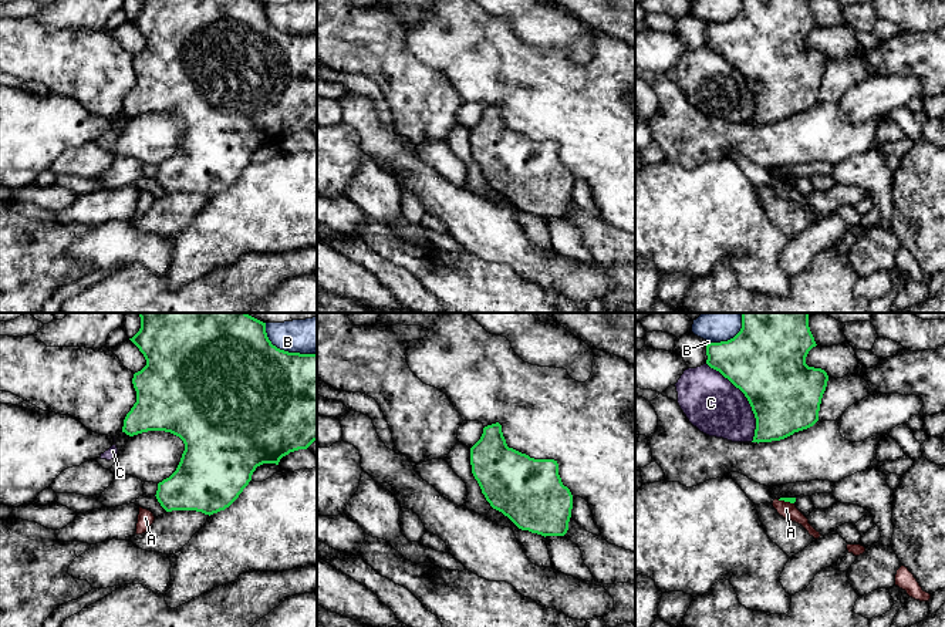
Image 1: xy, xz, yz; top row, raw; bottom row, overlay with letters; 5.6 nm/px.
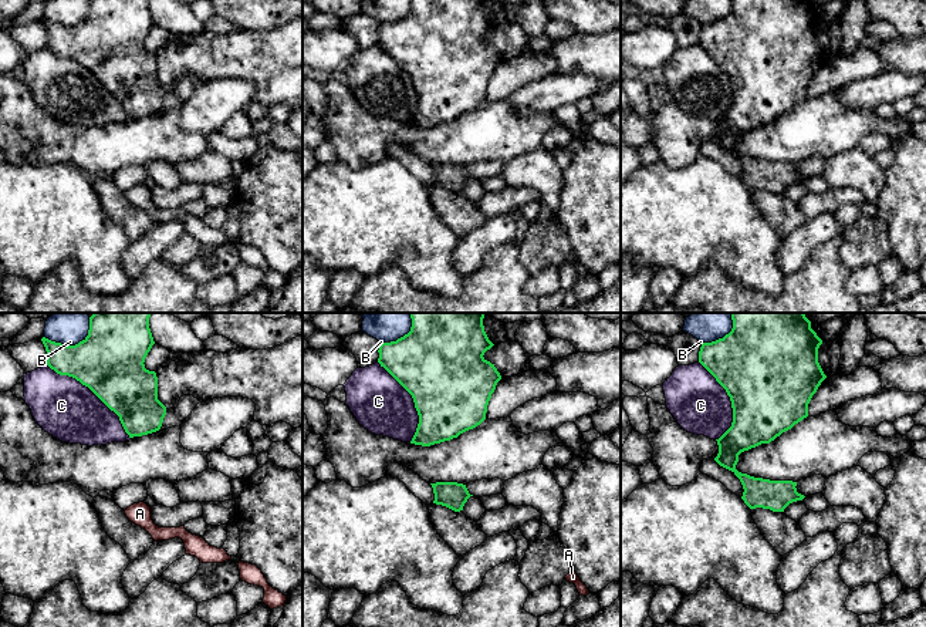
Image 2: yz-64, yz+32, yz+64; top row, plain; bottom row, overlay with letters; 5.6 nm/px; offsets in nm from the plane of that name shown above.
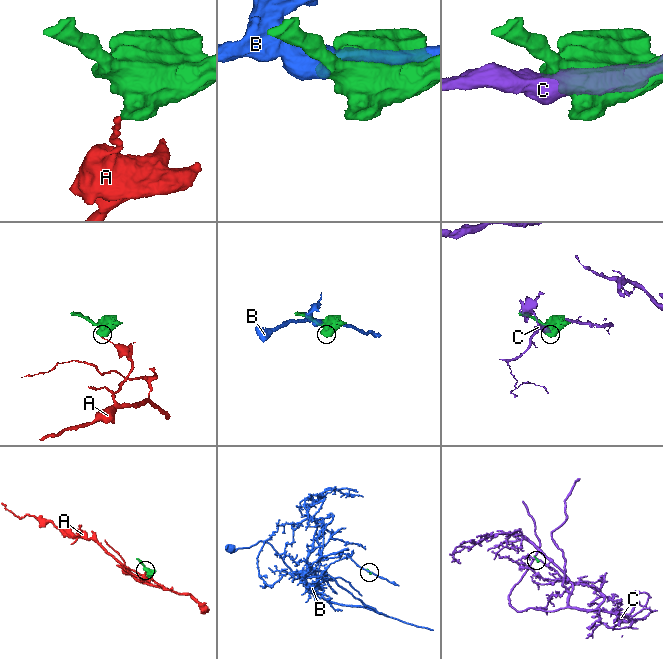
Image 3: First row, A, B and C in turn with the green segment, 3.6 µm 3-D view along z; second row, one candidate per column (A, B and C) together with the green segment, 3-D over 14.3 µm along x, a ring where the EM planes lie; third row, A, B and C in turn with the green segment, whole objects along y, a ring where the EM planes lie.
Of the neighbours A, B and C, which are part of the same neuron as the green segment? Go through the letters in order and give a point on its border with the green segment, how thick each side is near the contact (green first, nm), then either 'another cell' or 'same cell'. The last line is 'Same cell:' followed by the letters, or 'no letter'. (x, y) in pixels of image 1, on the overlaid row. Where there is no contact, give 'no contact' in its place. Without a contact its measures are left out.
A: yz (786, 501) | 30/90 nm | another cell
B: xy (283, 350) | 500/200 nm | another cell
C: yz (748, 400) | 440/320 nm | another cell
Same cell: no letter

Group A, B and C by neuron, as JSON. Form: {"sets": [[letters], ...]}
{"sets": [["A"], ["B"], ["C"]]}

